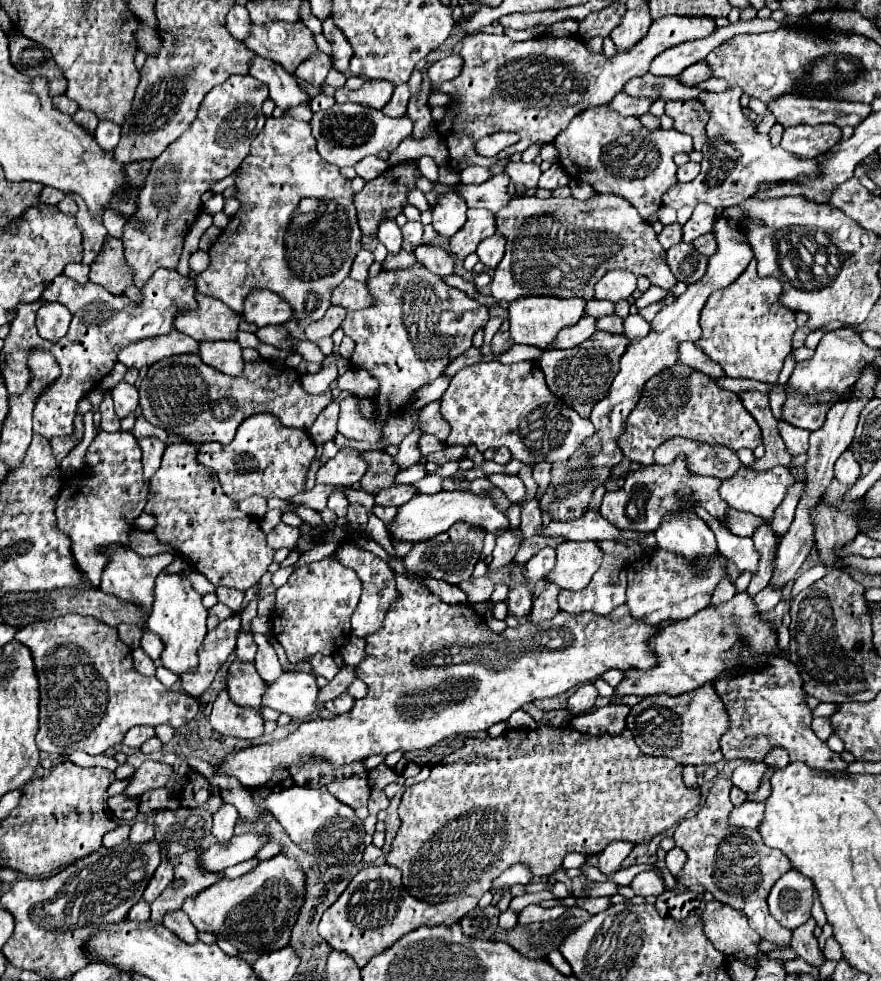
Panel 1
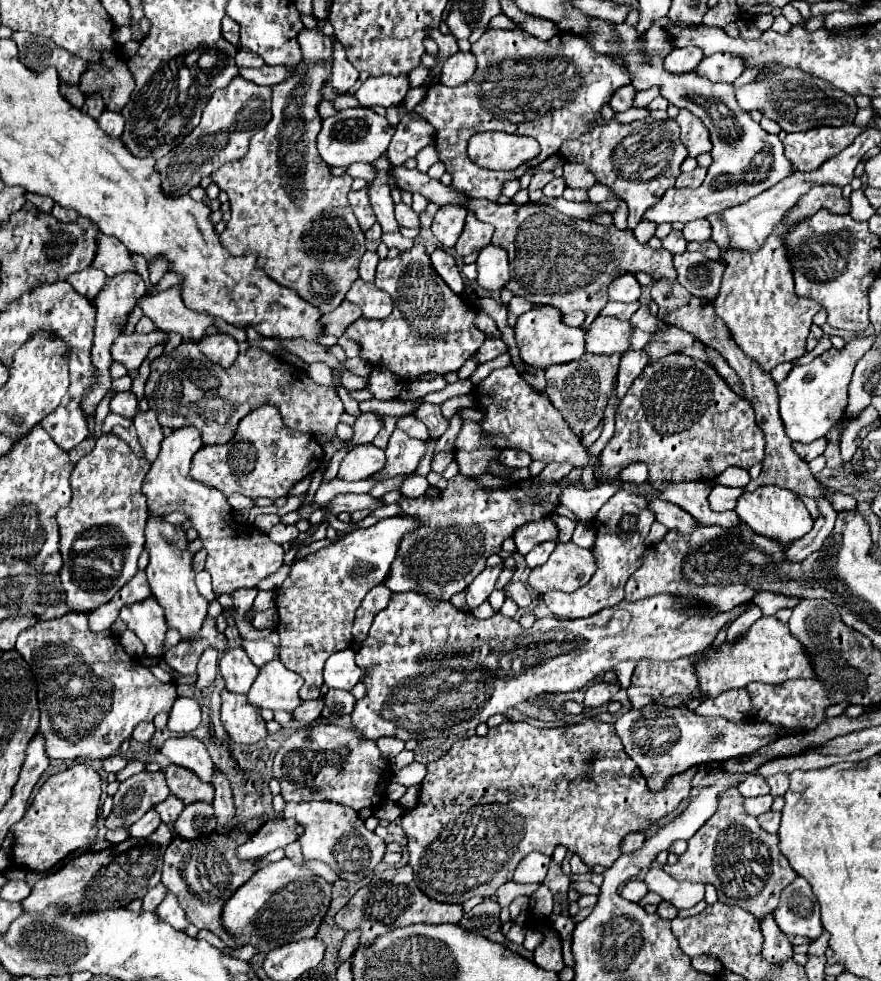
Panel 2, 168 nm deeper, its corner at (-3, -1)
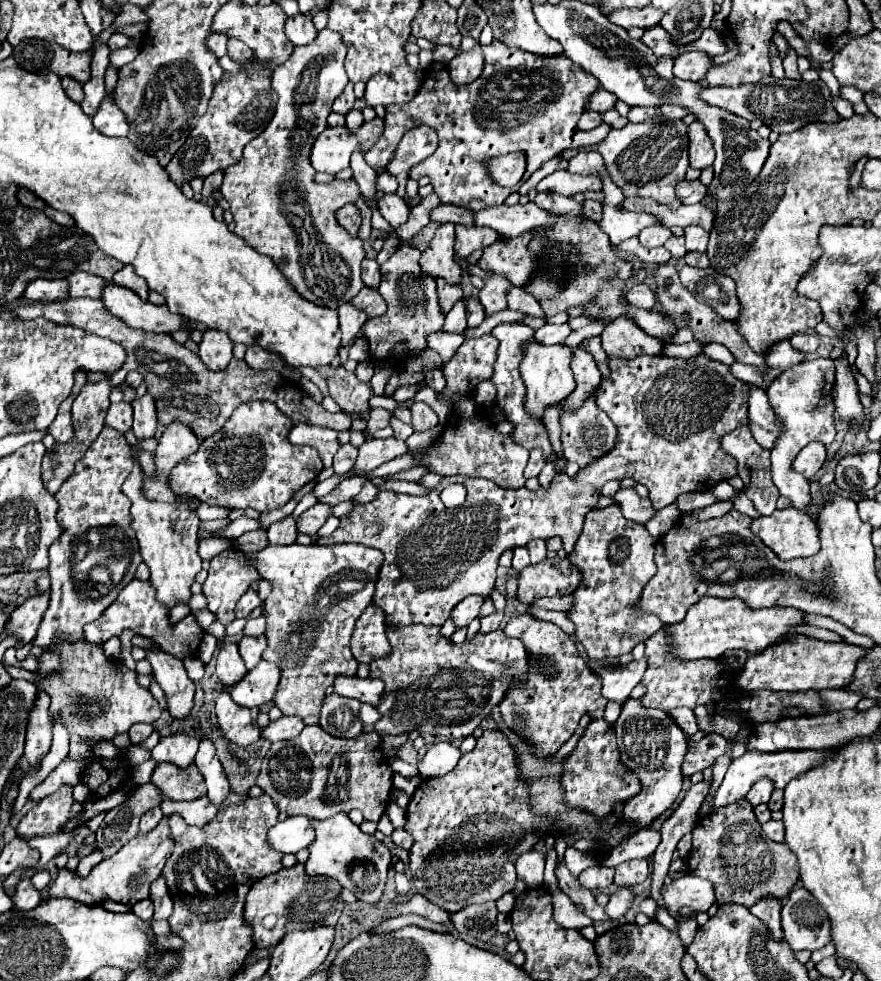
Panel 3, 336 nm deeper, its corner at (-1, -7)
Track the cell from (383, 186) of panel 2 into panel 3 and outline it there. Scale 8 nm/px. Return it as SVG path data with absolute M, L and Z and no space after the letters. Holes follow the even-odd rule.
M355 152L353 154L353 160L351 160L351 168L353 168L353 172L355 172L355 182L359 184L359 188L361 188L361 194L367 198L367 200L371 200L371 202L379 202L379 198L377 198L377 190L375 190L375 180L377 180L377 170L373 170L367 162L365 162L365 158L359 154L359 152Z

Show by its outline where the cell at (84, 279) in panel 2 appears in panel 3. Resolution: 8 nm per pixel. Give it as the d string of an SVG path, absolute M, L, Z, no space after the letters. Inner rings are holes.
M73 272L67 276L69 282L69 296L71 298L101 298L101 292L105 288L105 280L101 276L93 276L89 272Z

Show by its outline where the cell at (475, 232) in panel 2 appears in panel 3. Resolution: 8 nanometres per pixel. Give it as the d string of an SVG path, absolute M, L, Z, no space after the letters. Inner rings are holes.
M457 226L455 228L455 254L459 258L469 258L469 254L473 254L475 250L481 250L497 240L499 240L499 232L493 228Z

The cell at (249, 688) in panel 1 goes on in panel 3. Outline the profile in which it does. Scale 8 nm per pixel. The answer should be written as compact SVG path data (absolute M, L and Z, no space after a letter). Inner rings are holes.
M225 644L219 652L217 652L217 676L223 682L225 688L231 688L237 684L237 680L241 680L247 674L247 668L239 656L237 644Z

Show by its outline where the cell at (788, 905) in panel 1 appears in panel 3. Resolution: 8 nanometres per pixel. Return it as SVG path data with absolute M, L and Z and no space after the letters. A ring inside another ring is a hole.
M801 884L783 900L781 928L791 950L819 950L829 944L829 918Z

